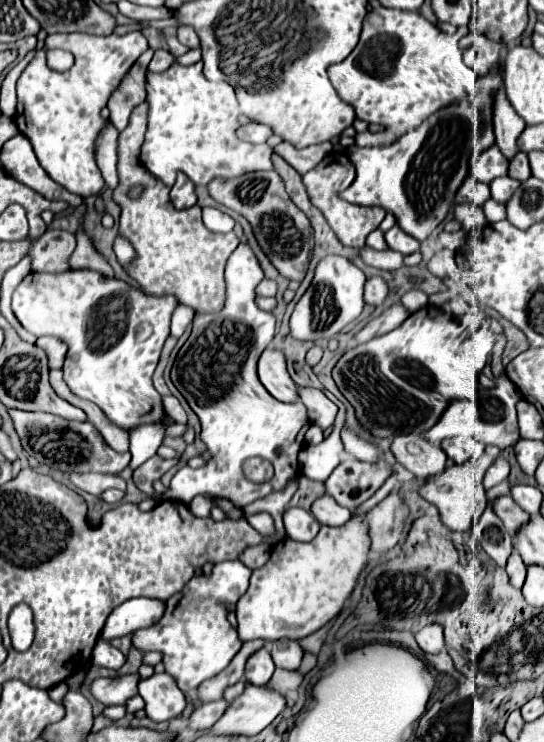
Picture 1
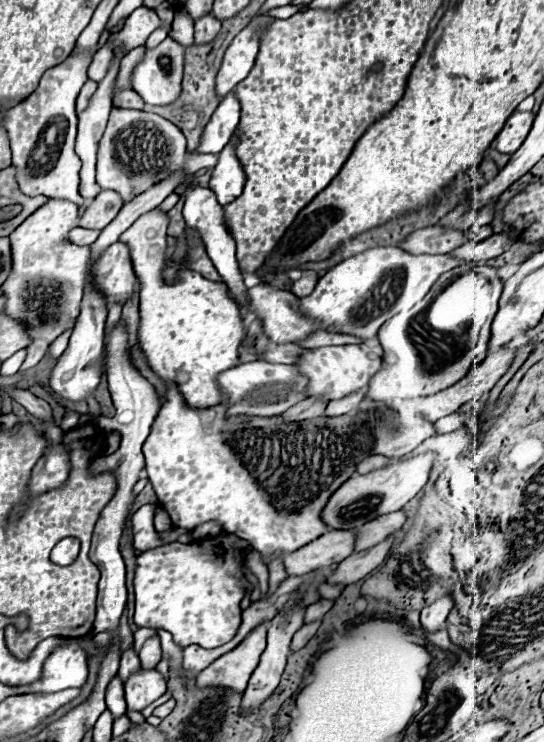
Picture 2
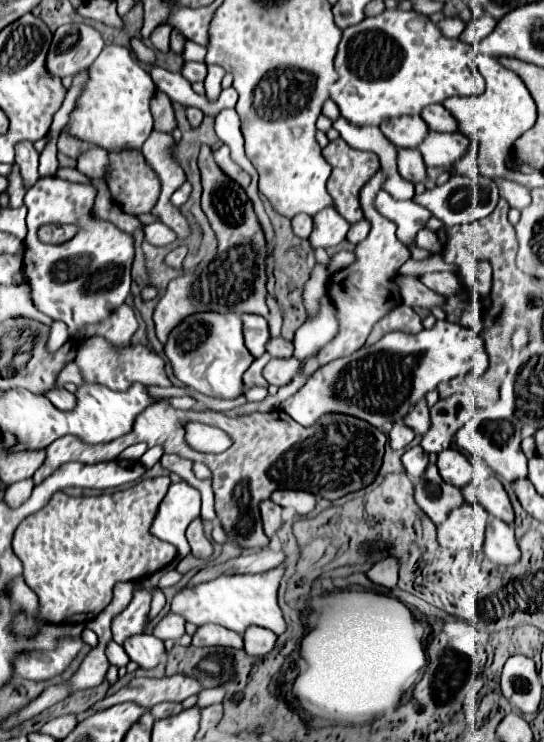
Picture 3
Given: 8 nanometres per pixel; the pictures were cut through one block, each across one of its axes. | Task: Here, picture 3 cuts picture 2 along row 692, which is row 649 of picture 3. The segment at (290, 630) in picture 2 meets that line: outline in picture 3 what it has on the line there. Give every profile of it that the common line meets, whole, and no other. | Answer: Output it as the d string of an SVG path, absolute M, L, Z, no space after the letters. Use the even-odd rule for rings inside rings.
M250 626L244 632L244 652L252 656L266 656L274 644L276 644L276 634L270 632L268 628L262 626Z

